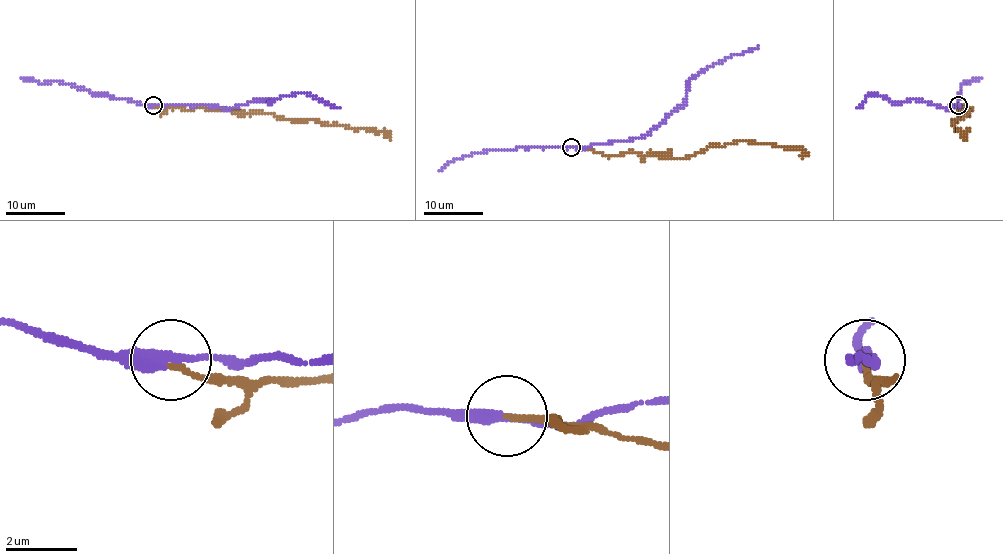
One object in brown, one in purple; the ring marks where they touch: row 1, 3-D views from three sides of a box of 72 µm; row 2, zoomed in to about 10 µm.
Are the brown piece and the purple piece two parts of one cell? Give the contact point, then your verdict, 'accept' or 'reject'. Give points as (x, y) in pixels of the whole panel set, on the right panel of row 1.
at (958, 105); reject

